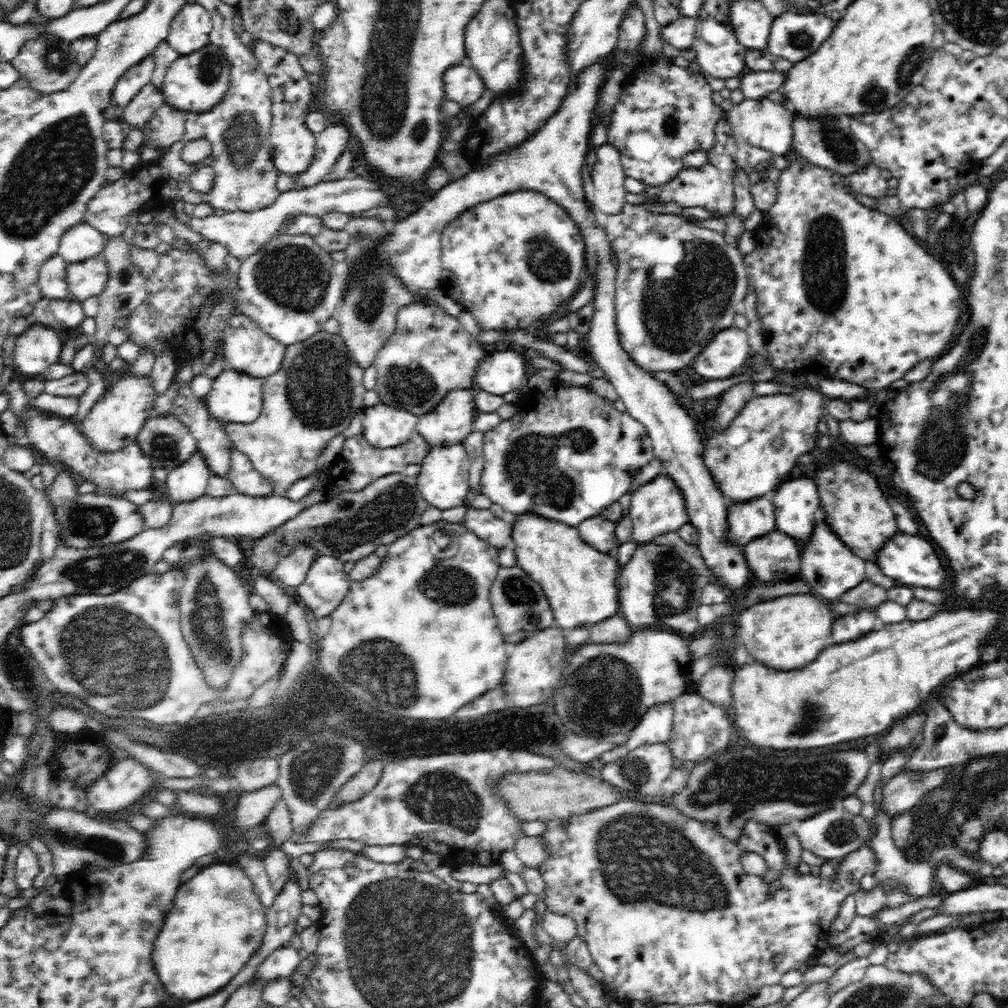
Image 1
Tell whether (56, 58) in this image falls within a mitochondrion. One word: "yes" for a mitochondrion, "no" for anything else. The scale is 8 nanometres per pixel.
yes

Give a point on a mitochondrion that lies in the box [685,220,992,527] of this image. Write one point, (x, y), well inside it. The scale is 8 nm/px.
(946, 444)

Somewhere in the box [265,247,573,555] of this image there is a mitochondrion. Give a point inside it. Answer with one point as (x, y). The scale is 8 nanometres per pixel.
(319, 391)

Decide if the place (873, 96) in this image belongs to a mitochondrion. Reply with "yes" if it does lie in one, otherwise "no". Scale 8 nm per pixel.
yes

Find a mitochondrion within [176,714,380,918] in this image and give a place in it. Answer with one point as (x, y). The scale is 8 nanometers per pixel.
(313, 770)

